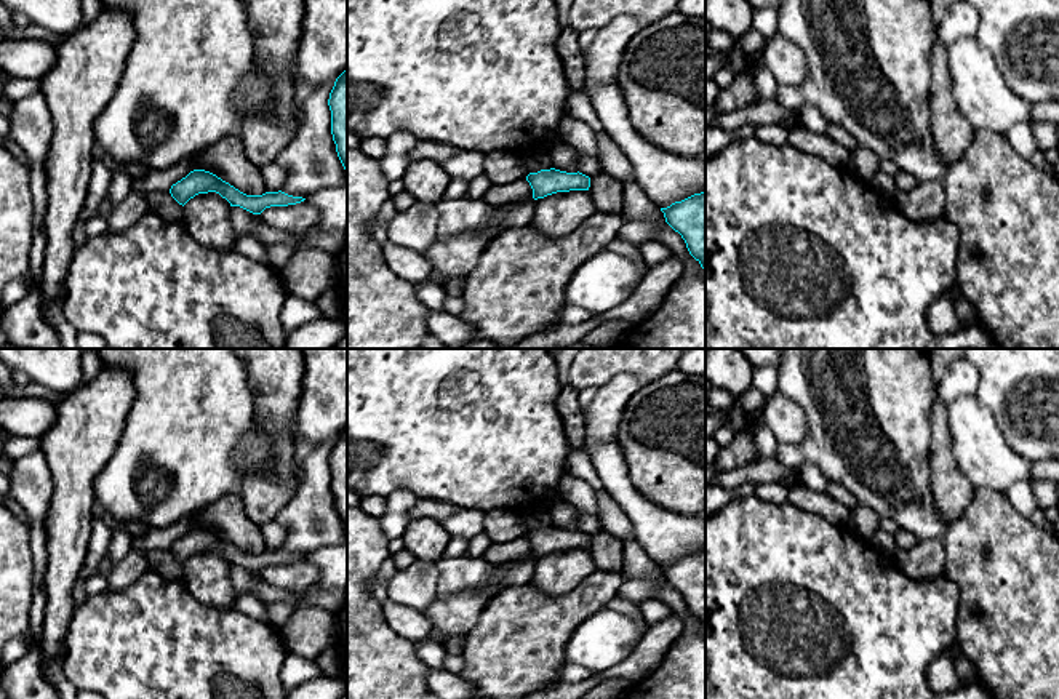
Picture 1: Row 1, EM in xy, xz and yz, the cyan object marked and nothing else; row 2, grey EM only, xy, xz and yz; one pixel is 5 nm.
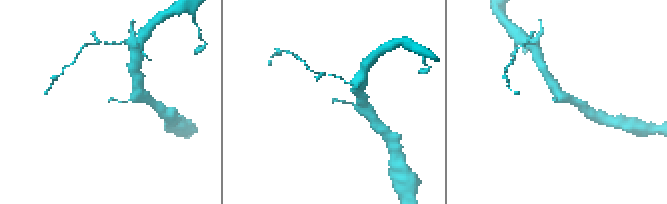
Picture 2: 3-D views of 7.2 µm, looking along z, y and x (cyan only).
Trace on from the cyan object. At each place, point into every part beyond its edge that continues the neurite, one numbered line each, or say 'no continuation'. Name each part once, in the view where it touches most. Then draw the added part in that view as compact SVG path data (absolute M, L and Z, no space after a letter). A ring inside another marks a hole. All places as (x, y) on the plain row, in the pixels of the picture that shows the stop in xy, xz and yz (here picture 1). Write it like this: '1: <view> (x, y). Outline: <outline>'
no continuation

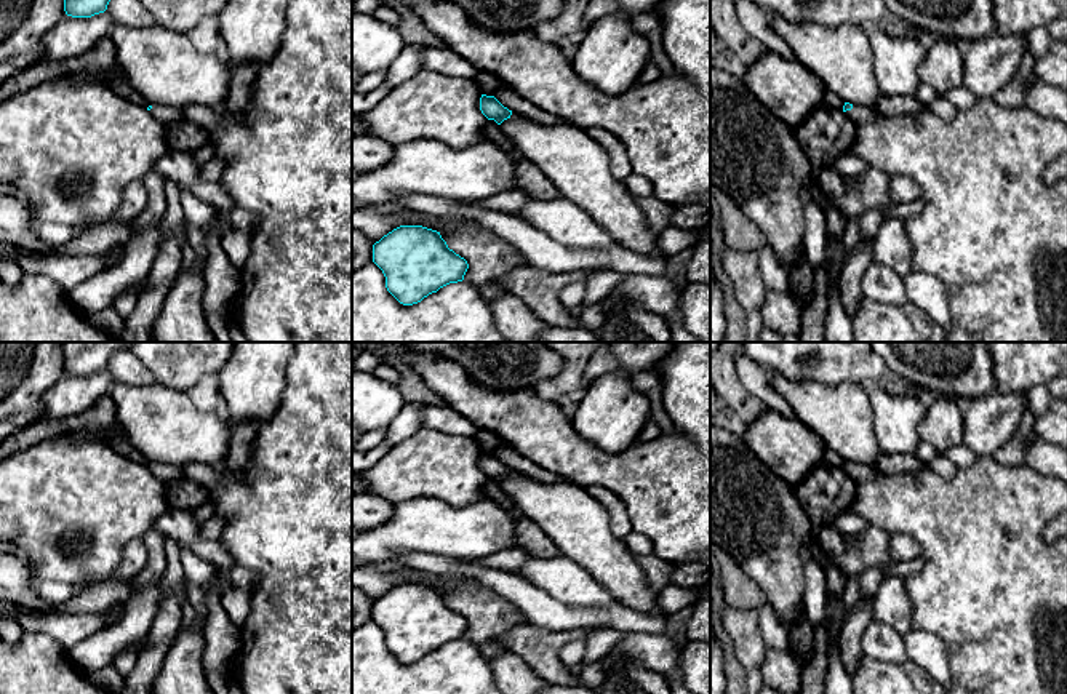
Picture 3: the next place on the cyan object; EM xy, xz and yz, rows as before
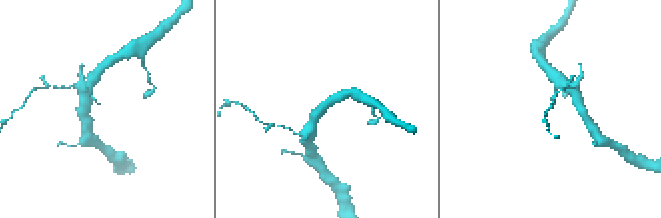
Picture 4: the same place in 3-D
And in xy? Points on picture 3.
1: xy (167, 474). Outline: M149 462L149 464L152 465L149 469L150 473L165 485L184 478L184 472L179 465L165 464L165 462Z

